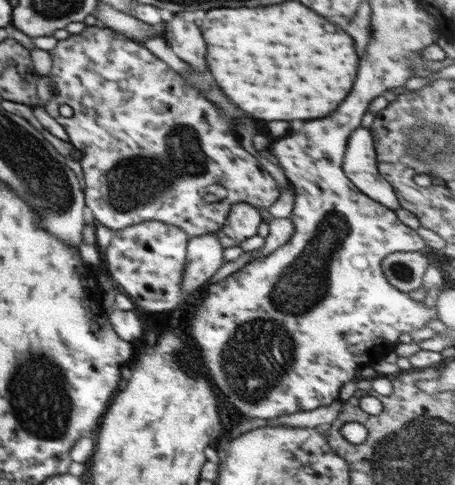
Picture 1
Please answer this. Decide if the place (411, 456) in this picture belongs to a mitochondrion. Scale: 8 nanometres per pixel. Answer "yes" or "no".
yes

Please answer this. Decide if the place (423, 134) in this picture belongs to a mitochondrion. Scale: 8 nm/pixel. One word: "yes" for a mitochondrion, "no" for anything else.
yes

